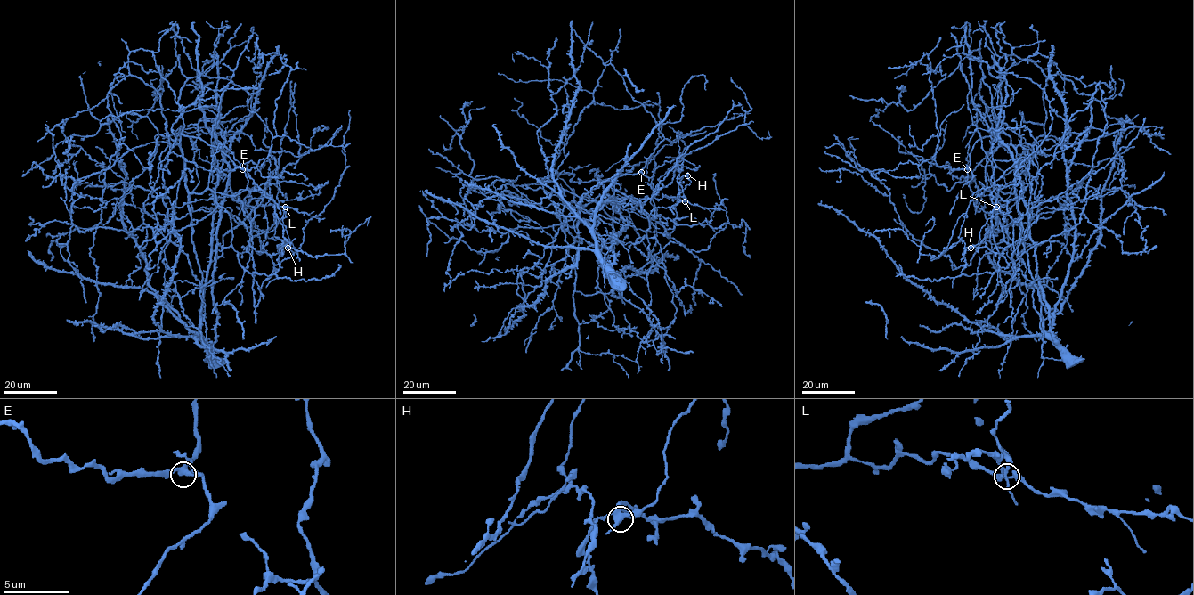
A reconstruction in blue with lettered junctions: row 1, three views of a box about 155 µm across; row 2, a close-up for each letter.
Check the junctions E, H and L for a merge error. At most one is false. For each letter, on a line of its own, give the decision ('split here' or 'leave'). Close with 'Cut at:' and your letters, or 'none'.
E: leave
H: split here
L: leave
Cut at: H

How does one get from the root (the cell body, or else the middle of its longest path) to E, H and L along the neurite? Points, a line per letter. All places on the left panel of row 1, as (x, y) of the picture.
E: (188, 200), (184, 159), (179, 145), (182, 133), (199, 137), (217, 146), (242, 169)
H: (188, 200), (190, 193), (207, 189), (228, 195), (261, 191), (284, 207), (282, 222), (290, 243), (288, 248)
L: (188, 200), (190, 193), (207, 189), (228, 195), (261, 191), (285, 207)

